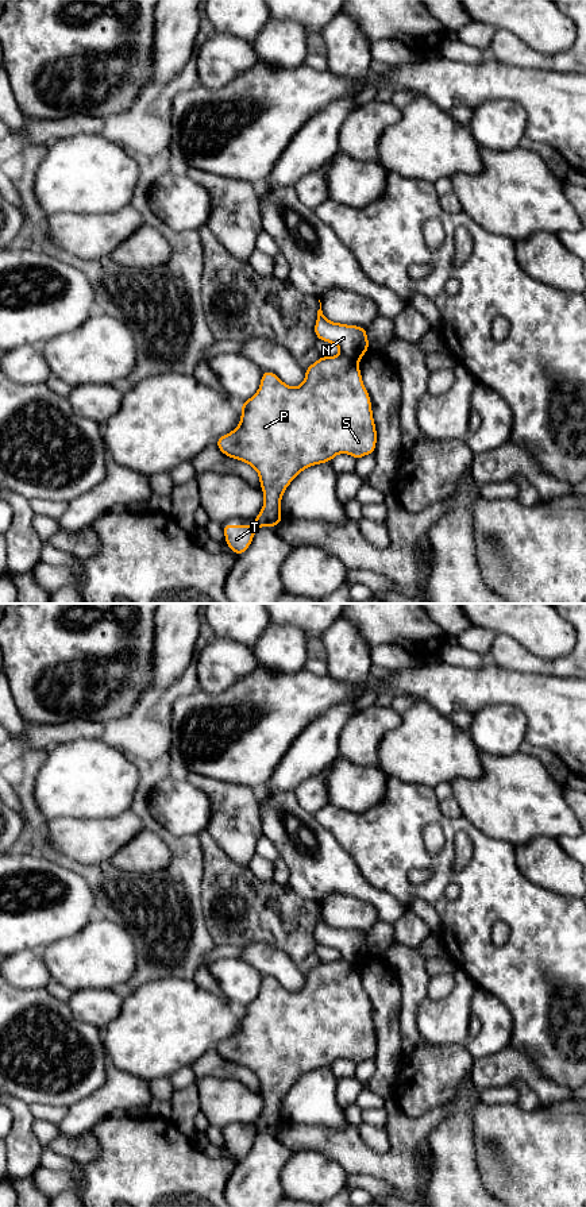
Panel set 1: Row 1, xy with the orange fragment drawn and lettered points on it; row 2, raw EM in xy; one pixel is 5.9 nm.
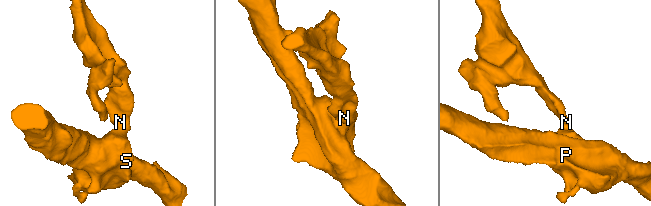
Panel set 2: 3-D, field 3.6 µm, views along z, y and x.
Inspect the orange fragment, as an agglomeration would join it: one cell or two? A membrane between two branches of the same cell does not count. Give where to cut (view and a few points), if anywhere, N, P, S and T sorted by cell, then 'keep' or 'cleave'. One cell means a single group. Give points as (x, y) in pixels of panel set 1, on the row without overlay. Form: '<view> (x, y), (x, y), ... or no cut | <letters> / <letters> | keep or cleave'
xy (340, 956), (357, 966) | N / P S T | cleave

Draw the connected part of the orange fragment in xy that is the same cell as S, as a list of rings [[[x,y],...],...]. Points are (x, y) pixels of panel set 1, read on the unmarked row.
[[[342,957],[320,961],[297,992],[263,976],[259,995],[240,1013],[239,1030],[216,1050],[257,1075],[265,1107],[254,1130],[223,1130],[225,1148],[236,1160],[250,1152],[258,1133],[282,1126],[282,1099],[302,1075],[342,1057],[358,1065],[374,1058],[377,1049],[359,967]]]

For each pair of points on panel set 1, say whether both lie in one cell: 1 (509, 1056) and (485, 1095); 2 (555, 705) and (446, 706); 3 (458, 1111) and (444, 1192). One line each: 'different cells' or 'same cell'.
1: different cells
2: same cell
3: same cell

